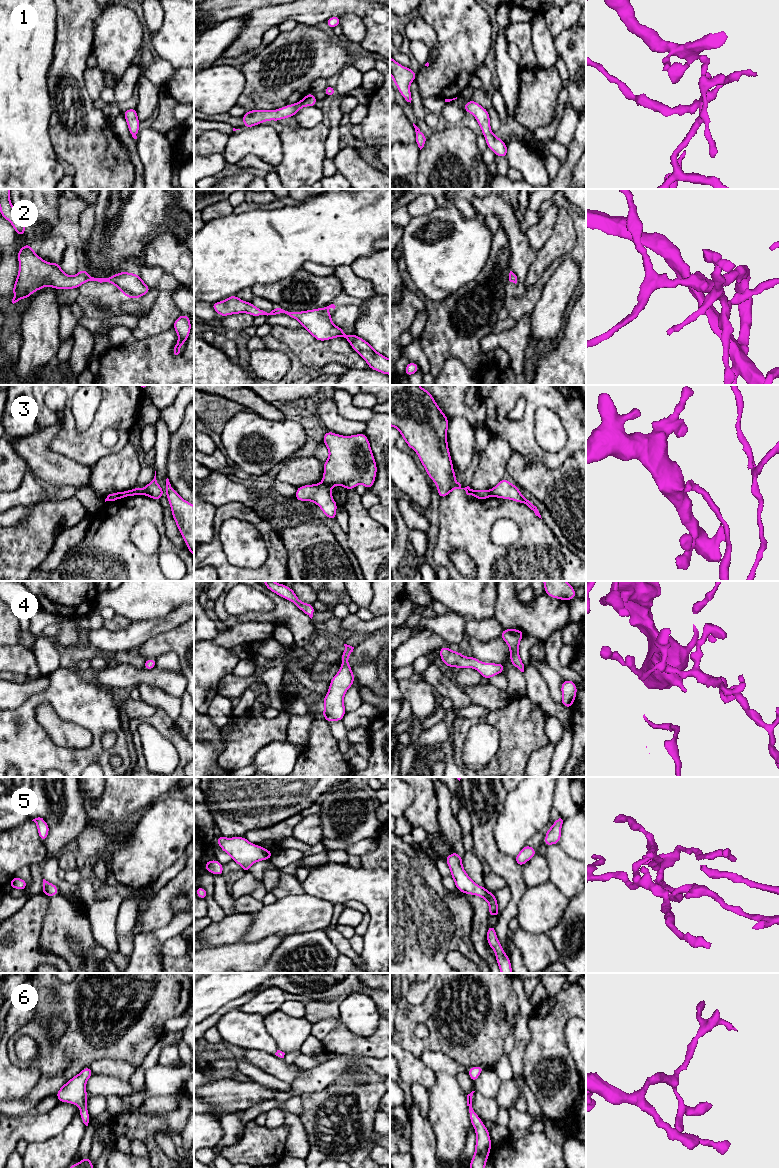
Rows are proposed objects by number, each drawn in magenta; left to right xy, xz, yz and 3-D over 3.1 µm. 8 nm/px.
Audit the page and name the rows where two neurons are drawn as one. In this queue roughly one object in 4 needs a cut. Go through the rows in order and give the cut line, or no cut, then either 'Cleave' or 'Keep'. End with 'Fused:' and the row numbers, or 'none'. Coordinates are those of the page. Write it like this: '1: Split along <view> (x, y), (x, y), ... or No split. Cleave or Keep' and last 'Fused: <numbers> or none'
1: No split. Keep
2: No split. Keep
3: Split along xz (322, 482), (331, 487). Cleave
4: No split. Keep
5: No split. Keep
6: No split. Keep
Fused: 3

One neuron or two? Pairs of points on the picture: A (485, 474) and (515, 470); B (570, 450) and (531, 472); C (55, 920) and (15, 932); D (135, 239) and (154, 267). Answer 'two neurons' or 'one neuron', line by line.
A: two neurons
B: two neurons
C: two neurons
D: two neurons

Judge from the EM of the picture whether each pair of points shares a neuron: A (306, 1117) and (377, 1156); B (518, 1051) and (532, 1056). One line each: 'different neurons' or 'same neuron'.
A: different neurons
B: different neurons

